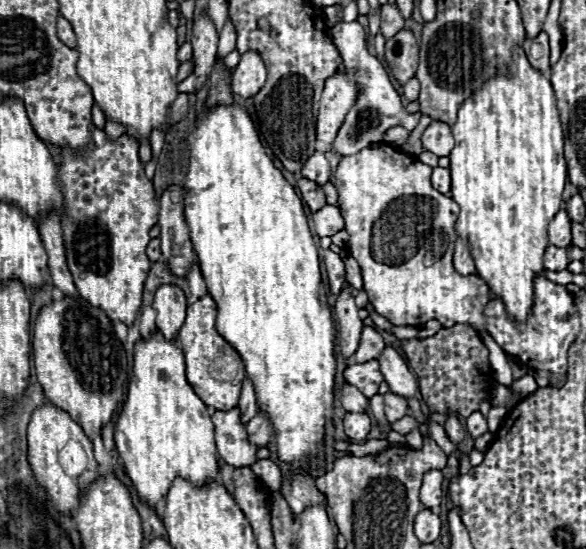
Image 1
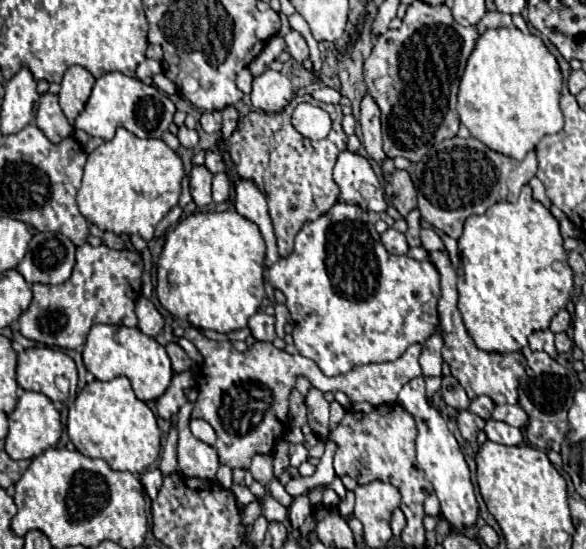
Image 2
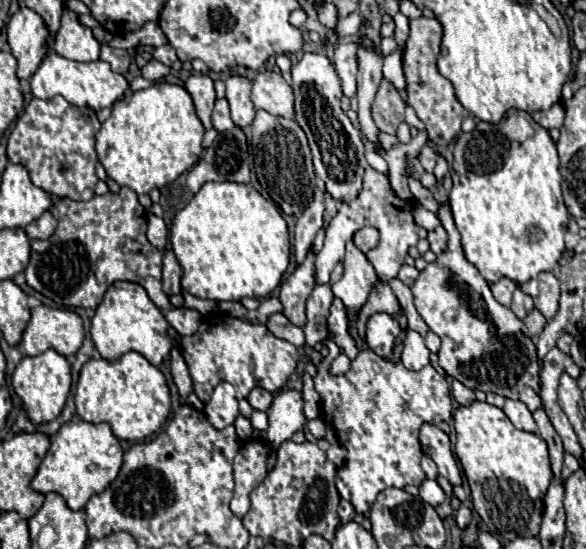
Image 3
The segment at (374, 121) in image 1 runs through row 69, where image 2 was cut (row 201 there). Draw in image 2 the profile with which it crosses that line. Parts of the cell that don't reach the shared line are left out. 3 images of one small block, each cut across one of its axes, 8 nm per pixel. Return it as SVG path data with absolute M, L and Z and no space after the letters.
M344 150L334 166L334 182L338 184L344 202L370 212L386 210L382 186L366 158Z

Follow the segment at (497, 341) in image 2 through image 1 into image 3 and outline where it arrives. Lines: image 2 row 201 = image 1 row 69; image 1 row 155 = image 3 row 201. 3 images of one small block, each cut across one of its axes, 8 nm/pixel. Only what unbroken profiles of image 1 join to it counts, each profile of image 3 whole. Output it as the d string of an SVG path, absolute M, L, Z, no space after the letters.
M528 118L528 122L536 132L524 142L510 142L494 124L478 122L472 132L458 136L454 148L454 188L450 192L450 208L460 232L464 256L488 284L494 284L500 278L510 278L516 284L524 284L540 272L554 272L564 250L564 234L568 230L570 214L560 192L556 144L546 128L538 126L532 118Z

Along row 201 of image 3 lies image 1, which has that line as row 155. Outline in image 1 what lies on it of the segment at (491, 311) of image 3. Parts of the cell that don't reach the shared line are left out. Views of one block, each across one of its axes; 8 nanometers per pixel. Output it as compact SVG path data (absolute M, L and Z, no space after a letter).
M432 122L424 132L422 132L422 146L424 150L436 154L438 158L450 156L454 148L454 138L450 134L450 128L444 122Z

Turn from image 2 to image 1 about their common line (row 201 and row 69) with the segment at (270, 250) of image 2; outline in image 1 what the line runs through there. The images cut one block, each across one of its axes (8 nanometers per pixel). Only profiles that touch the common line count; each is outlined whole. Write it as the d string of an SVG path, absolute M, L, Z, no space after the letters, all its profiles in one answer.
M256 52L242 54L240 64L232 72L232 92L242 100L260 92L266 82L266 66Z

